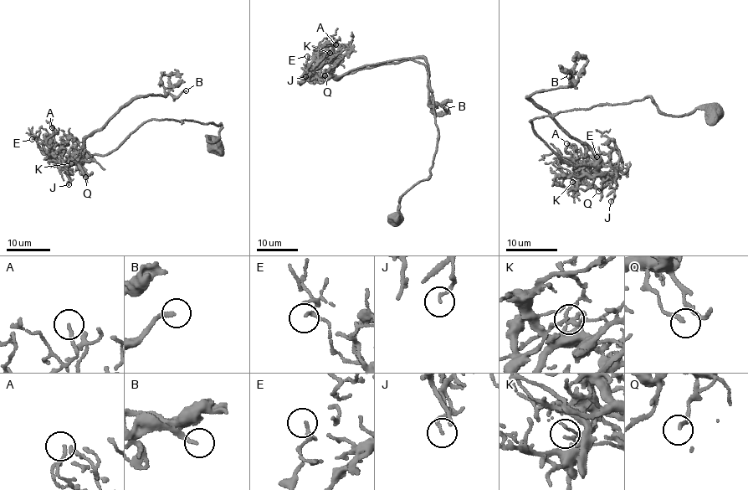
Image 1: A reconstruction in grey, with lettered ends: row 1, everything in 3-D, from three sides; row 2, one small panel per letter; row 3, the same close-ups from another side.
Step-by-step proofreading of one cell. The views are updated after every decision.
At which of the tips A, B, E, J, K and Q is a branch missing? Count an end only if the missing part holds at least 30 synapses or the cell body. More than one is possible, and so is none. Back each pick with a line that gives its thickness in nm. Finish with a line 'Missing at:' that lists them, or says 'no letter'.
B: 180 nm thick
Missing at: B

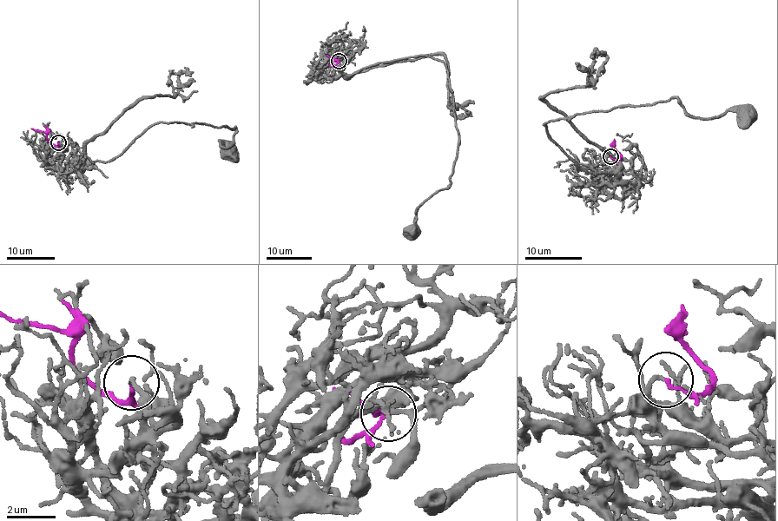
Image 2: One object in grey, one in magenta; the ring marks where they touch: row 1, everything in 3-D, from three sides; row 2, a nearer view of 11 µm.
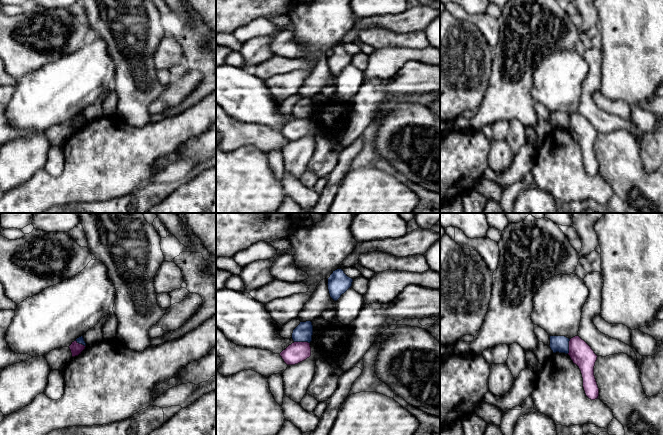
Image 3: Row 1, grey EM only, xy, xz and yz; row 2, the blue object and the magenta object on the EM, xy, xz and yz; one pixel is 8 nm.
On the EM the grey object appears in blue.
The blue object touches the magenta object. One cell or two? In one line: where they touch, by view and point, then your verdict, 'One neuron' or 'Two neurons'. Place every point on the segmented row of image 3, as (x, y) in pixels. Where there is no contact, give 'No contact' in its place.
Touches blue at xz (302, 341). Two neurons

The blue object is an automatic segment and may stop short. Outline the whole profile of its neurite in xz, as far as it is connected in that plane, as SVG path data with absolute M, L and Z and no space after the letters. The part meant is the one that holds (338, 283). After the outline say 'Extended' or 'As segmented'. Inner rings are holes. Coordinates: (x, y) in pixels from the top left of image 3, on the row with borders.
M337 269L328 278L330 297L337 301L352 286L353 279L348 277L342 269Z. As segmented

